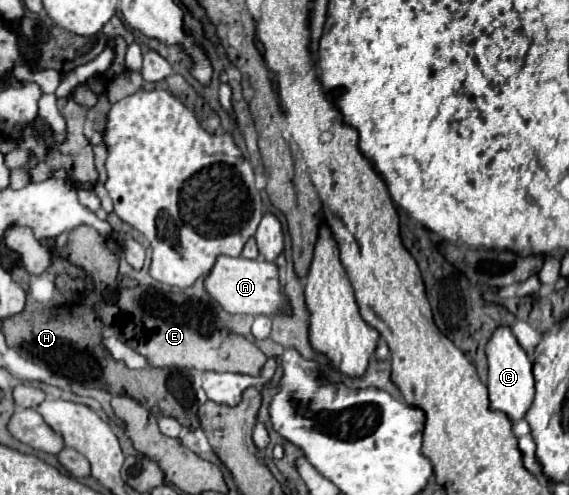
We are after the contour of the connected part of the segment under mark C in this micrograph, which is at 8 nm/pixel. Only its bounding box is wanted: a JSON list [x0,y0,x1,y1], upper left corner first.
[486,326,534,420]

